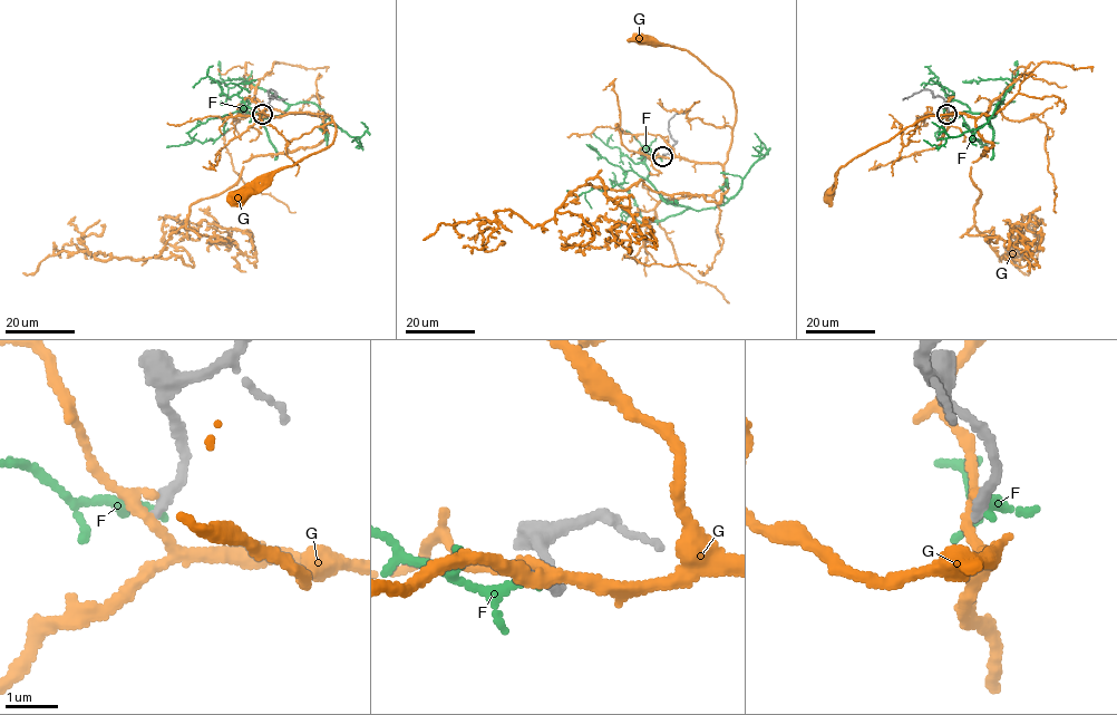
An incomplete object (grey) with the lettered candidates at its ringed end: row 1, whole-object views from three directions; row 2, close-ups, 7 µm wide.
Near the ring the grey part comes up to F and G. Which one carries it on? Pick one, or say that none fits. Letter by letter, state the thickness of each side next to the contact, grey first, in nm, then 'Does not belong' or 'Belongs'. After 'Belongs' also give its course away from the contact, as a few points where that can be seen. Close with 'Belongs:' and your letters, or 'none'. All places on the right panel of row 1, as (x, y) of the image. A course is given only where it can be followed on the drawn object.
F: Thickness 220 nm (grey) against 130 nm. Does not belong
G: Thickness 220 nm (grey) against 150 nm. Does not belong
Belongs: none

